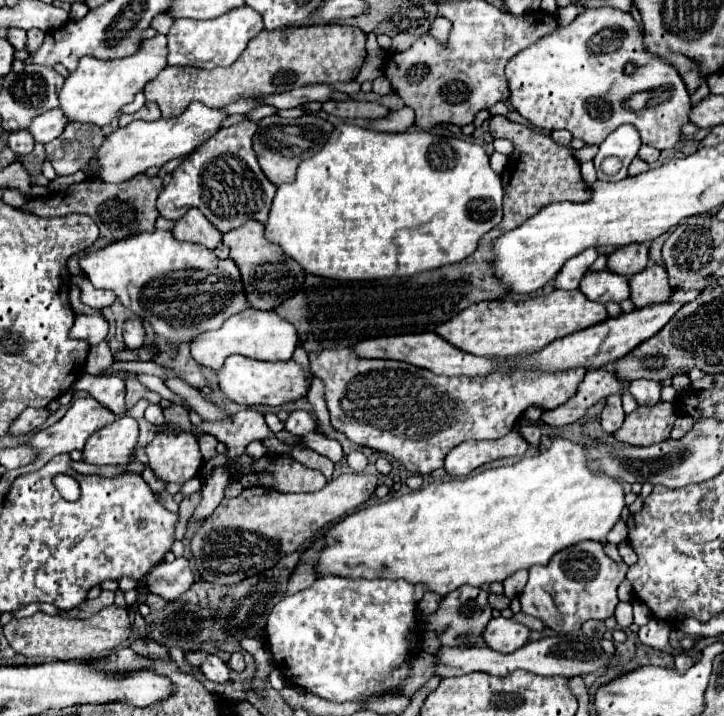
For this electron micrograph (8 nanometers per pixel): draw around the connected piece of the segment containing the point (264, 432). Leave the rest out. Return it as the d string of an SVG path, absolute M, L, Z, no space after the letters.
M245 409L235 413L231 419L227 421L217 421L217 423L203 423L203 425L193 425L192 433L211 433L217 435L219 441L227 443L227 455L229 459L237 459L245 447L251 441L263 441L271 435L276 436L277 439L286 444L297 444L300 439L293 437L289 432L283 430L274 433L267 427L263 415L259 411L253 409Z

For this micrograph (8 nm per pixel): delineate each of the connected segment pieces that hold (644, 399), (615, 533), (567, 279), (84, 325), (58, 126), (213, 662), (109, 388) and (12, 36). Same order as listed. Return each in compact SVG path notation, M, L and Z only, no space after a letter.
M637 379L629 383L629 393L635 397L639 405L655 405L659 403L659 393L661 393L661 383L647 381L647 379Z
M617 521L617 525L611 529L611 533L607 535L607 543L613 543L613 545L619 545L621 541L627 539L627 525L625 521Z
M587 249L573 257L571 261L567 261L567 265L563 265L563 271L555 277L555 289L579 289L581 277L595 263L597 255L599 255L597 249Z
M77 315L69 337L87 341L89 345L99 345L107 337L107 321L103 315Z
M51 109L51 111L45 111L43 115L35 117L31 121L31 125L27 127L27 131L33 135L33 139L37 143L47 143L47 141L53 141L55 137L59 137L59 133L63 131L63 127L67 123L69 121L59 113L59 109Z
M209 653L207 659L199 665L199 669L203 671L203 675L215 683L225 683L229 681L229 667L215 655L215 653Z
M83 373L73 389L89 391L93 399L97 399L101 405L105 405L115 415L121 415L125 411L125 381L119 375L99 375L93 377L89 373Z
M9 29L7 39L9 39L9 43L11 43L15 49L25 49L27 31L23 31L23 29Z

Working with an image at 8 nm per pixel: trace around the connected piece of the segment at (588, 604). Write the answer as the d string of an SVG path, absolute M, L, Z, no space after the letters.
M581 541L559 551L549 565L529 569L529 581L519 595L521 611L541 619L557 633L577 633L589 619L607 619L615 613L617 587L627 573L625 563L611 561L597 541Z

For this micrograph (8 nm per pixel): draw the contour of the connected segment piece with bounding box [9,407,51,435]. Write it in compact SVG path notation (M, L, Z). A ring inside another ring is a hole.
M31 407L31 409L25 409L25 411L15 419L15 423L11 425L9 433L13 433L13 435L31 433L31 431L35 431L39 425L43 425L49 415L51 415L51 413L49 413L49 407L41 407L41 409L33 409L33 407Z

